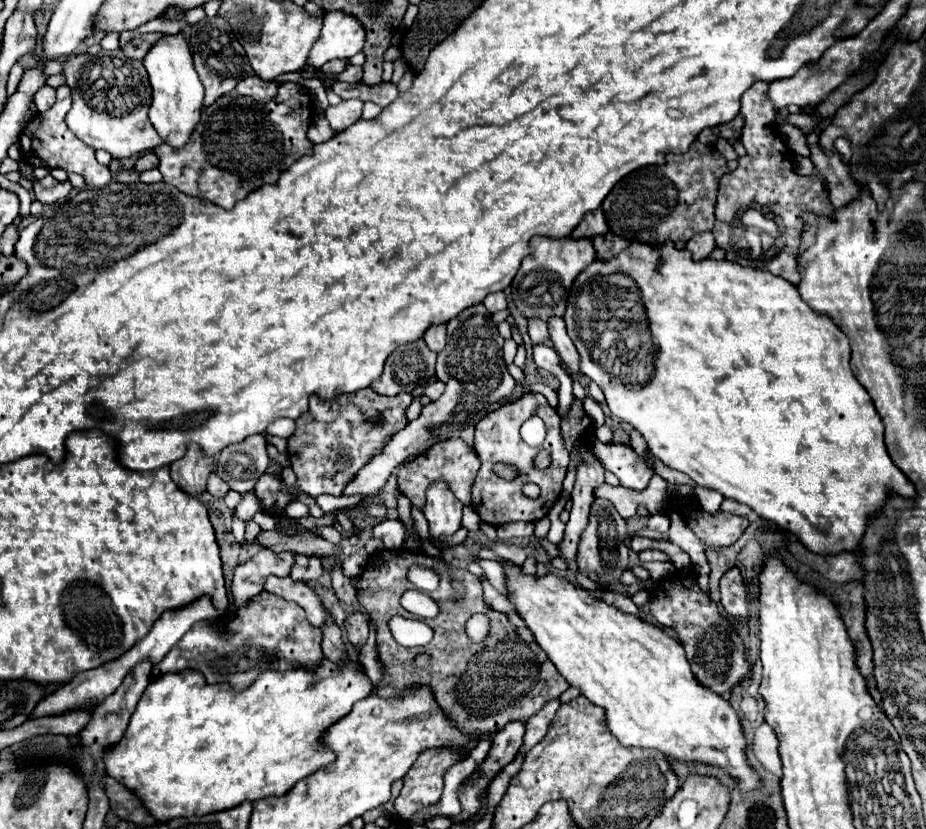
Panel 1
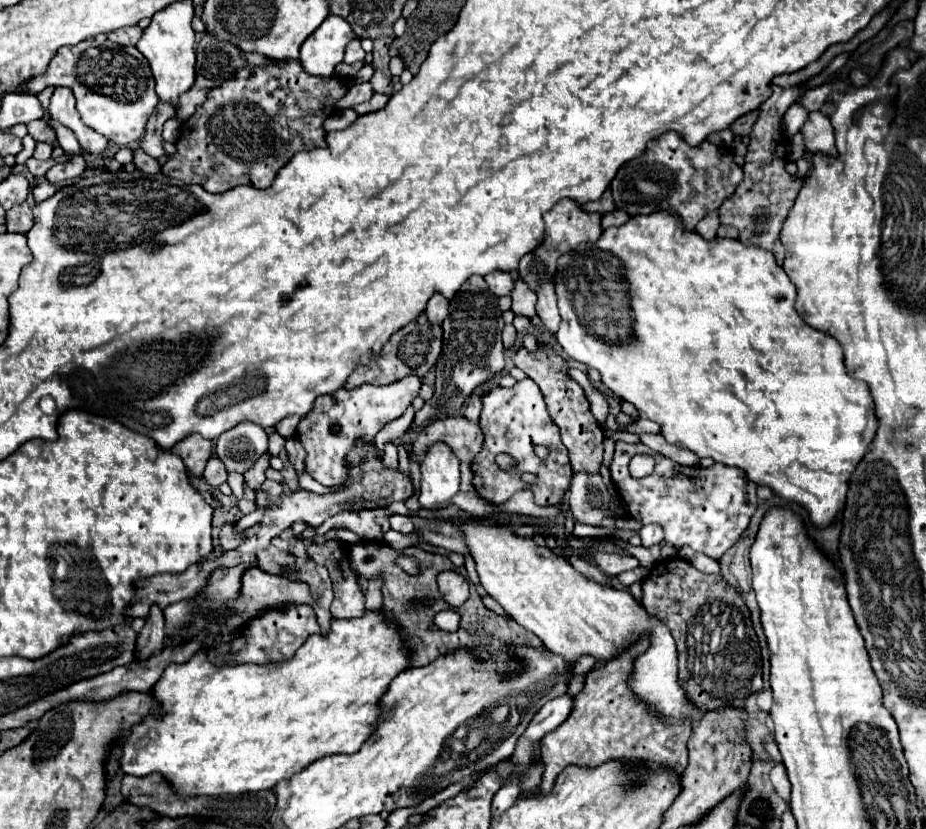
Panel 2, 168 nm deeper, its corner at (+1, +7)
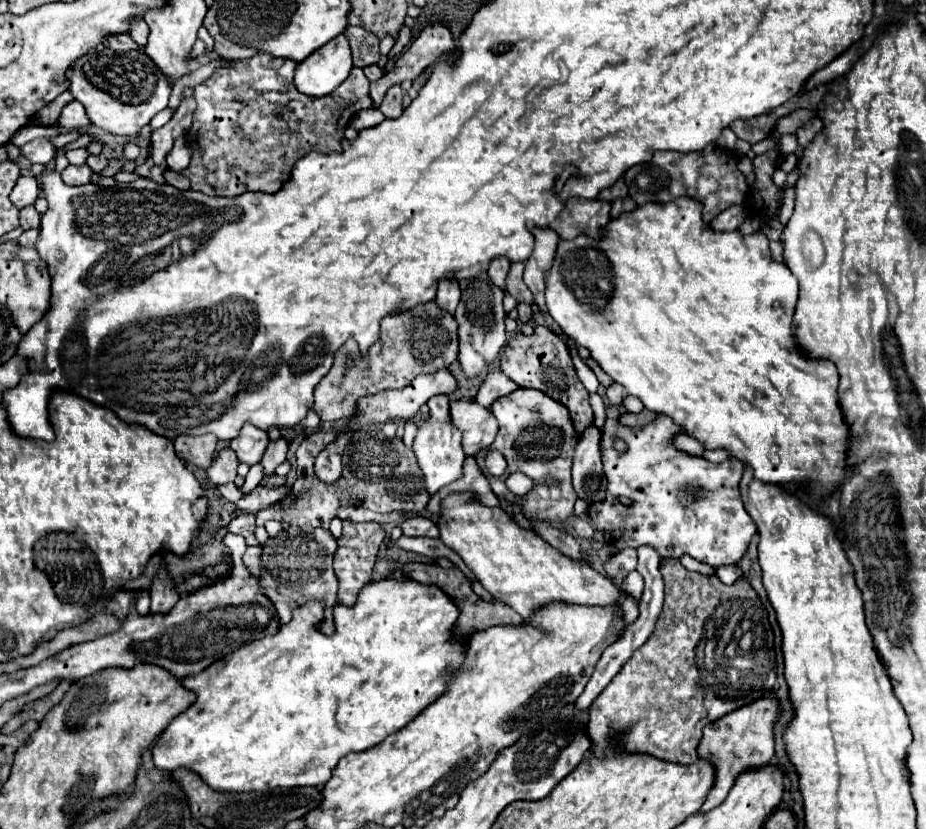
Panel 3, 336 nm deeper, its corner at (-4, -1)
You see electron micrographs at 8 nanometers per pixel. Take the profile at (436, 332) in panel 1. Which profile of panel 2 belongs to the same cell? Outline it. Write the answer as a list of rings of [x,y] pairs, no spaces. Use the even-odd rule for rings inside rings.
[[[434,295],[430,301],[428,301],[428,307],[426,307],[426,317],[432,325],[442,325],[442,321],[446,319],[448,315],[448,301],[442,297],[442,295]]]

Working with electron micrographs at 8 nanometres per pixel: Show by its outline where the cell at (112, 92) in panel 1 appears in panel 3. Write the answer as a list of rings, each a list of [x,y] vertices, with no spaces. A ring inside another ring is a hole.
[[[97,53],[79,57],[75,65],[67,69],[67,79],[71,81],[69,91],[77,101],[83,103],[87,117],[101,129],[113,135],[137,135],[161,109],[169,103],[171,83],[165,73],[143,53]]]

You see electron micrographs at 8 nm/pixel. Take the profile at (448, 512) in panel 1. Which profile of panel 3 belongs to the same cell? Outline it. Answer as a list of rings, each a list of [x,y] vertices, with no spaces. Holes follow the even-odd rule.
[[[435,395],[427,401],[427,405],[429,405],[431,413],[429,413],[429,419],[425,419],[425,423],[417,431],[417,437],[413,441],[413,453],[417,457],[417,463],[423,471],[423,475],[425,475],[427,491],[429,491],[429,495],[433,495],[441,487],[457,481],[463,475],[465,453],[461,447],[461,433],[453,425],[451,415],[449,415],[449,397],[447,395]]]

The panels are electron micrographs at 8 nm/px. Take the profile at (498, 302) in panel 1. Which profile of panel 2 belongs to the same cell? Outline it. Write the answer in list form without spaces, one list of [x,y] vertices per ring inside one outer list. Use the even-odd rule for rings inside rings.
[[[490,273],[490,275],[486,277],[486,283],[488,283],[490,293],[494,293],[496,297],[510,295],[510,291],[512,291],[512,287],[514,287],[514,281],[512,281],[510,273]]]

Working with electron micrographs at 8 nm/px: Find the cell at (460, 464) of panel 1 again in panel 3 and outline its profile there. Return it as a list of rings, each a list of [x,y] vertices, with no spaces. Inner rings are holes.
[[[475,399],[451,401],[451,417],[457,429],[463,431],[463,451],[475,455],[477,451],[489,449],[497,435],[495,415],[481,407]]]

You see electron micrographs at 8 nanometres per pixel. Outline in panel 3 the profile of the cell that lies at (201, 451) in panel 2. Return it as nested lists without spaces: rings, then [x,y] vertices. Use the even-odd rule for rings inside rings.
[[[211,433],[199,435],[199,437],[181,435],[181,437],[175,439],[175,453],[183,461],[193,463],[201,469],[207,469],[211,465],[215,449],[217,449],[217,437],[211,435]]]

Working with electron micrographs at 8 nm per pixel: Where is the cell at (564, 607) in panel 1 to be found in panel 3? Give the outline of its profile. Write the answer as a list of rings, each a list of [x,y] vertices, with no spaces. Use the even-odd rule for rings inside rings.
[[[451,493],[449,497],[443,499],[441,503],[441,513],[439,513],[439,539],[453,549],[463,563],[473,571],[477,581],[499,601],[505,601],[517,613],[529,621],[531,615],[543,607],[543,603],[553,603],[553,601],[565,601],[565,603],[577,603],[577,605],[609,605],[619,597],[615,585],[611,583],[609,577],[597,573],[591,565],[573,561],[565,557],[559,549],[551,547],[547,541],[543,541],[533,529],[523,529],[511,515],[507,515],[501,507],[485,507],[475,499],[473,493]]]

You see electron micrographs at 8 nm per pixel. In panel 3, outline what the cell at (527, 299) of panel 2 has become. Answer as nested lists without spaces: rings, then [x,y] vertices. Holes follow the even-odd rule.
[[[511,263],[509,275],[507,275],[507,293],[513,295],[517,301],[533,303],[533,295],[529,287],[523,283],[523,263]]]

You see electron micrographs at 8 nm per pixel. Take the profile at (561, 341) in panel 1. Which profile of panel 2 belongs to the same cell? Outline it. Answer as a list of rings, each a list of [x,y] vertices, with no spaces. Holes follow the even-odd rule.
[[[544,285],[538,293],[538,303],[536,303],[536,313],[542,319],[544,327],[548,331],[558,331],[560,329],[560,313],[558,313],[558,305],[556,305],[556,293],[552,285]]]

